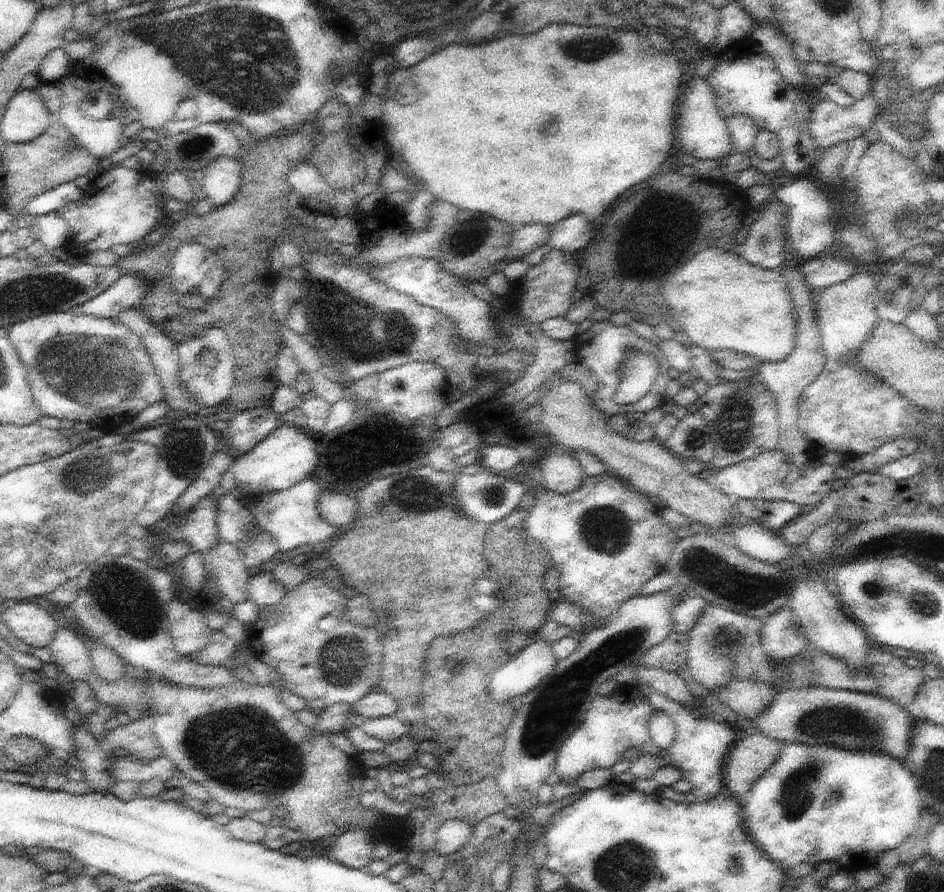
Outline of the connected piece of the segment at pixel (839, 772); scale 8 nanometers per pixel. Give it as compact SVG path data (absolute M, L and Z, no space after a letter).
M786 743L780 759L754 784L748 796L742 802L743 818L747 831L755 844L774 862L780 864L781 869L789 873L801 863L810 863L818 866L821 862L838 862L840 868L852 874L861 868L872 867L878 856L891 849L896 849L908 836L912 835L919 826L921 812L925 808L920 796L920 784L909 768L902 766L903 762L891 755L873 751L848 751L829 745L808 745L804 743Z

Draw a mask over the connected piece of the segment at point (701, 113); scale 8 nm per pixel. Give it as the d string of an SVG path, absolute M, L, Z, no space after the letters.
M696 77L690 82L694 88L686 92L686 100L682 106L682 122L680 122L680 140L684 149L694 158L701 160L726 159L733 150L733 143L727 126L727 120L719 112L716 96L706 79Z

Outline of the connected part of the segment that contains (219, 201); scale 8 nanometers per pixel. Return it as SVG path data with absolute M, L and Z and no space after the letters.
M218 156L201 174L203 189L201 195L212 201L213 207L220 207L235 199L243 180L241 160Z

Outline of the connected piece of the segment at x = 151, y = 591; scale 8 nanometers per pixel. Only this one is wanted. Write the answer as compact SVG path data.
M103 555L96 563L90 564L78 577L80 592L71 605L79 624L87 629L100 643L107 645L136 670L147 671L170 683L202 689L218 689L238 681L232 666L204 665L180 655L174 647L167 616L170 602L174 599L172 578L166 572L150 568L146 562L136 560L131 555Z

